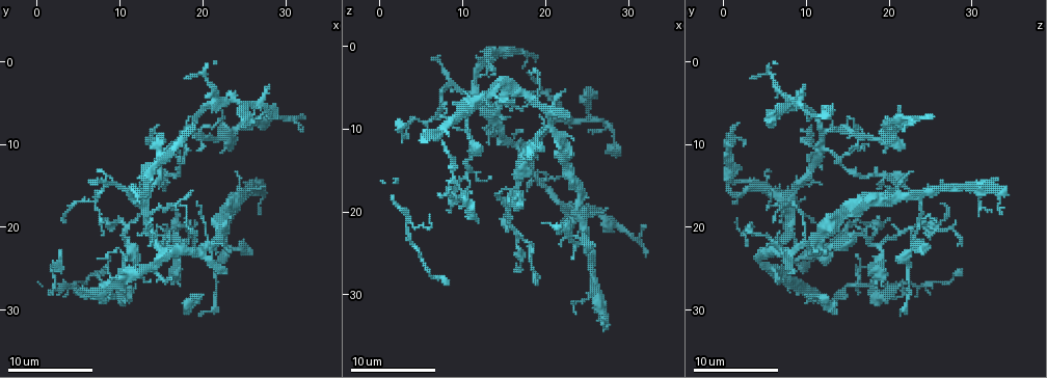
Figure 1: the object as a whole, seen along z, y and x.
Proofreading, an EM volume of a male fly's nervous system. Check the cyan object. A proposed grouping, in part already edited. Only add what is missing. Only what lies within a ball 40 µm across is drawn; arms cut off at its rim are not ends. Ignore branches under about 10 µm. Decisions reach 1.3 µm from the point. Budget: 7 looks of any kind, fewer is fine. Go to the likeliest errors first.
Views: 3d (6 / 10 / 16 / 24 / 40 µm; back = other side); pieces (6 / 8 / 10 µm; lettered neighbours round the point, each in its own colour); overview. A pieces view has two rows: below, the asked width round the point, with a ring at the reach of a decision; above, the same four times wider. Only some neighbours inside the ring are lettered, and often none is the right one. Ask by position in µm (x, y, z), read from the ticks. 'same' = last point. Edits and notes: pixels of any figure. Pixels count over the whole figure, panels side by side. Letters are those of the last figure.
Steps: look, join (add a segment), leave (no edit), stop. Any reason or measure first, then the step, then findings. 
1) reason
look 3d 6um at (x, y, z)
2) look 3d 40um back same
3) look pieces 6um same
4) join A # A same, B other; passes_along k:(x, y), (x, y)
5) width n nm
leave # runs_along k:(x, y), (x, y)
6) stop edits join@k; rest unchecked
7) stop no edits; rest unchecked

look 3d 10um at (19.2, 22.0, 28.2)

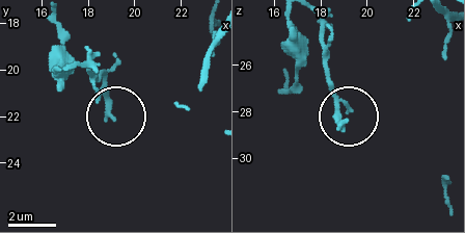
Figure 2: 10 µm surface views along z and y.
look pieces 6um at (19.0, 22.1, 28.5)

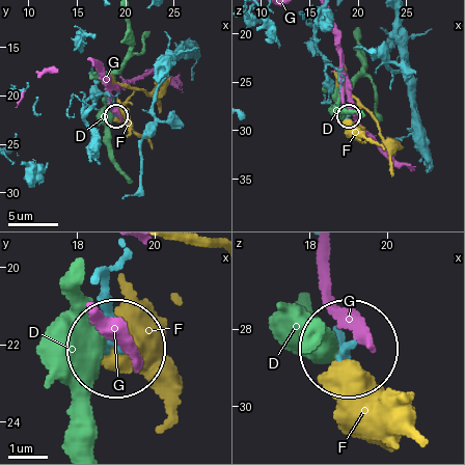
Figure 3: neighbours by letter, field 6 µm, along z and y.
width 210 nm
leave # D other, F other, G other; no lettered segment goes on from it

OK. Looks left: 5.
branch stops here
look pieces 8um at (17.6, 10.0, 17.6)

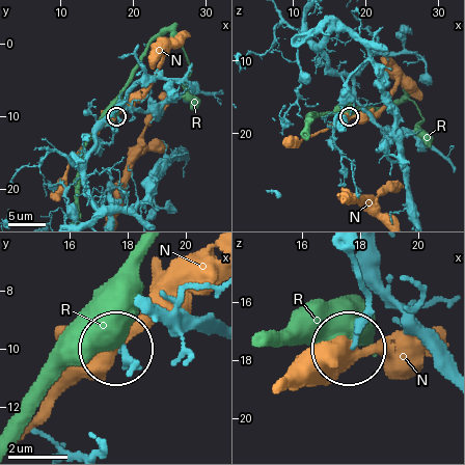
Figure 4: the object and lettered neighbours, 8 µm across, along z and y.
width 160 nm
leave # N other, R other; no lettered segment goes on from it

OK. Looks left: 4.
an open end
look pieces 6um at (15.2, 15.4, 22.2)

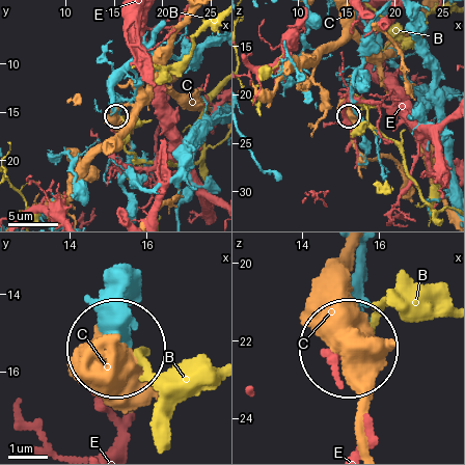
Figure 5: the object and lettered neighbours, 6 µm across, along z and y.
leave # B other, C other, E other; none of them fits

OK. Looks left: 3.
thin end
look pieces 8um at (8.2, 19.2, 20.0)

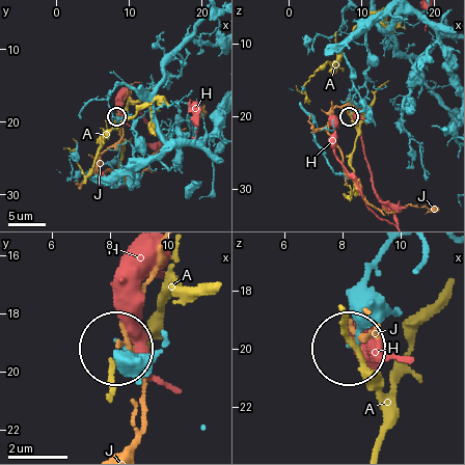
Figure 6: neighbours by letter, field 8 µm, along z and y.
width 160 nm
leave # A other, H other, J other; none of them fits

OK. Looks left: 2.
stop no edits; rest unchecked

